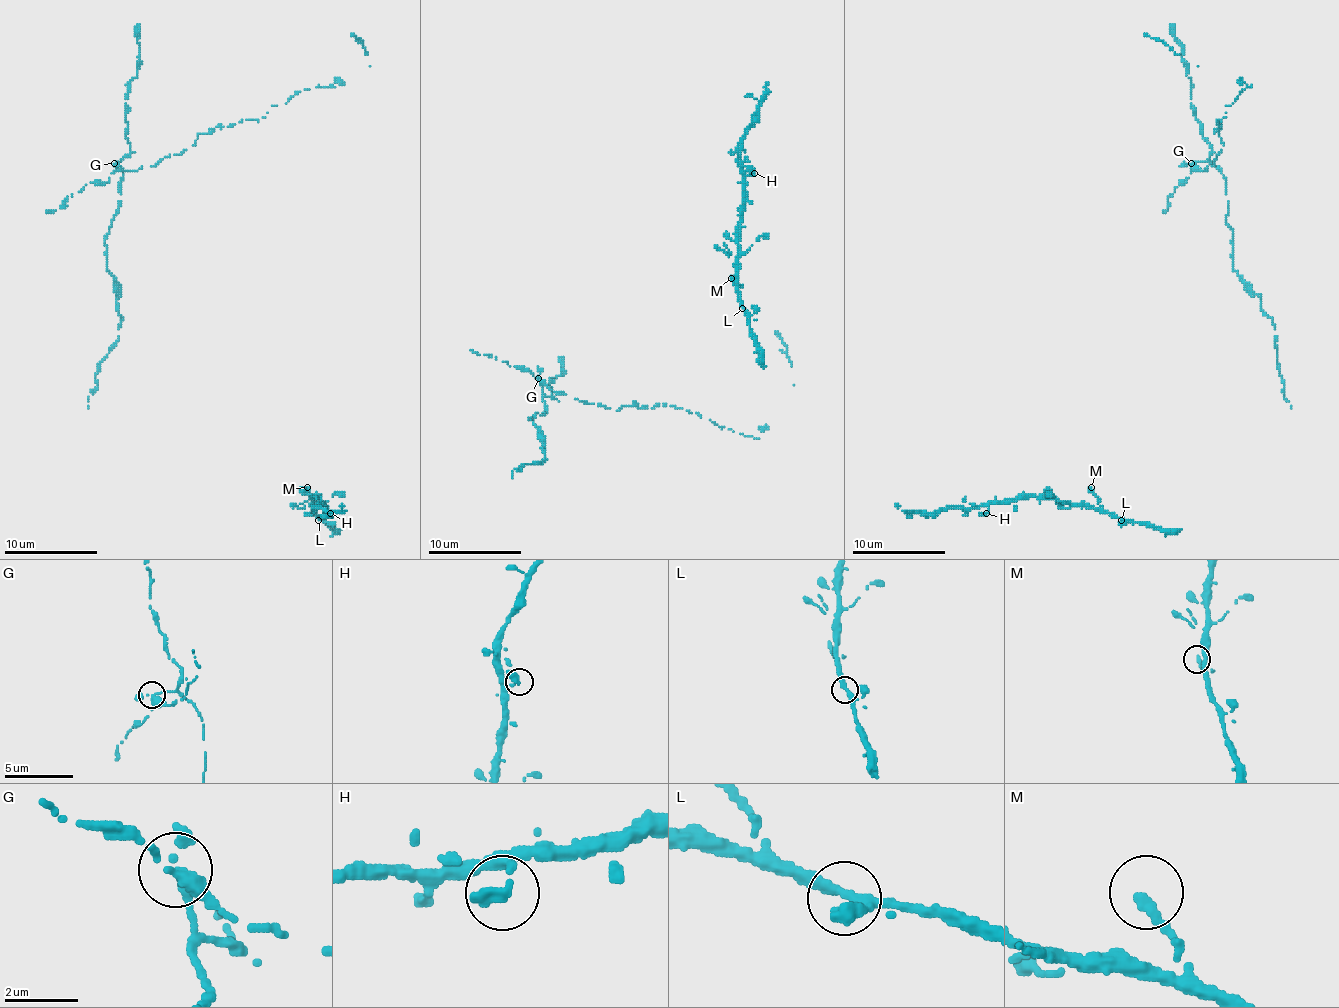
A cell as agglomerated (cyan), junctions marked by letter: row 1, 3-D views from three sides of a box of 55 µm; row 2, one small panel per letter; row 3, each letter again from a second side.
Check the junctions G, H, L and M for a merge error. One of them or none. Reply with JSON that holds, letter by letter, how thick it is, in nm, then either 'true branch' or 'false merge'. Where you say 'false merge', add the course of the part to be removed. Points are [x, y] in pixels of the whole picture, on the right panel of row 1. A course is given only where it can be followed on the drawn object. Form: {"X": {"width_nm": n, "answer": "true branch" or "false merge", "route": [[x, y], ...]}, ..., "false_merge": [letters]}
{"G": {"width_nm": 280, "answer": "false merge", "route": [[1191, 164], [1209, 161], [1223, 175], [1226, 224], [1233, 231], [1233, 268], [1272, 320], [1284, 396], [1291, 408]]}, "H": {"width_nm": 460, "answer": "true branch"}, "L": {"width_nm": 260, "answer": "true branch"}, "M": {"width_nm": 320, "answer": "true branch"}, "false_merge": ["G"]}

